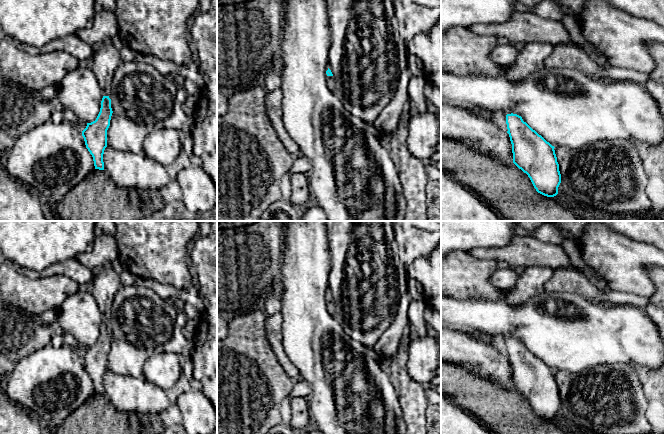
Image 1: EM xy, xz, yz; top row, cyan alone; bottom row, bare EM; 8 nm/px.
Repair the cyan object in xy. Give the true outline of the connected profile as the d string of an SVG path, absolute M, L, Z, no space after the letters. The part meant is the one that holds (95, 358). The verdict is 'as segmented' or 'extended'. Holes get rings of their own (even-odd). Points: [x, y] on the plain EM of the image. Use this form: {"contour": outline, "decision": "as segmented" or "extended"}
{"contour": "M109 264L102 267L102 270L95 275L89 287L103 316L100 336L95 345L87 347L82 355L86 372L93 381L95 393L104 394L103 378L107 371L107 354L110 350L112 340L111 307L115 295L122 287L119 274Z", "decision": "extended"}

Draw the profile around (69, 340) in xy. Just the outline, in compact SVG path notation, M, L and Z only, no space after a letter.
M63 334L63 339L64 339L64 346L70 346L77 350L81 355L83 355L87 347L81 343L79 343L74 336L71 334Z

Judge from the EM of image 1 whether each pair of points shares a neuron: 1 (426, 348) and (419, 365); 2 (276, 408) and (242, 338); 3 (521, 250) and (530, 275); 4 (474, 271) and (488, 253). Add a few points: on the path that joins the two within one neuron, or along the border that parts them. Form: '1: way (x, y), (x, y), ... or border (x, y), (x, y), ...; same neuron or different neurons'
1: way (424, 352), (423, 361); same neuron
2: way (259, 391), (244, 376), (244, 355); same neuron
3: border (550, 268), (527, 266), (524, 269); different neurons
4: border (469, 252), (473, 256), (492, 259), (500, 264); different neurons

